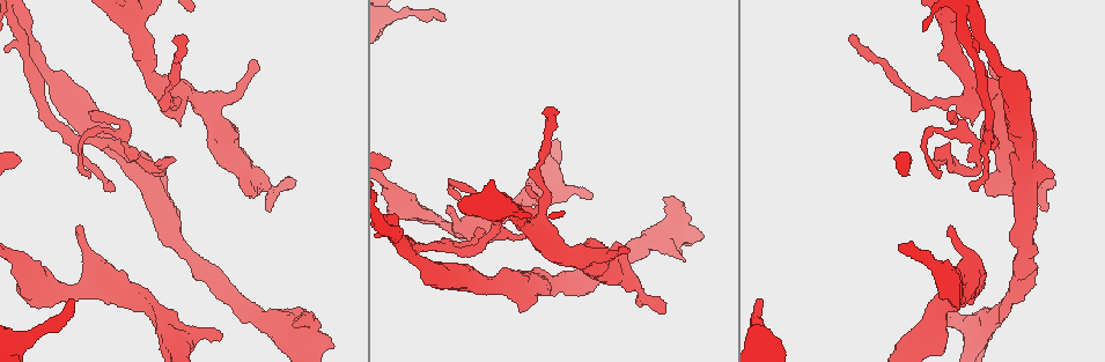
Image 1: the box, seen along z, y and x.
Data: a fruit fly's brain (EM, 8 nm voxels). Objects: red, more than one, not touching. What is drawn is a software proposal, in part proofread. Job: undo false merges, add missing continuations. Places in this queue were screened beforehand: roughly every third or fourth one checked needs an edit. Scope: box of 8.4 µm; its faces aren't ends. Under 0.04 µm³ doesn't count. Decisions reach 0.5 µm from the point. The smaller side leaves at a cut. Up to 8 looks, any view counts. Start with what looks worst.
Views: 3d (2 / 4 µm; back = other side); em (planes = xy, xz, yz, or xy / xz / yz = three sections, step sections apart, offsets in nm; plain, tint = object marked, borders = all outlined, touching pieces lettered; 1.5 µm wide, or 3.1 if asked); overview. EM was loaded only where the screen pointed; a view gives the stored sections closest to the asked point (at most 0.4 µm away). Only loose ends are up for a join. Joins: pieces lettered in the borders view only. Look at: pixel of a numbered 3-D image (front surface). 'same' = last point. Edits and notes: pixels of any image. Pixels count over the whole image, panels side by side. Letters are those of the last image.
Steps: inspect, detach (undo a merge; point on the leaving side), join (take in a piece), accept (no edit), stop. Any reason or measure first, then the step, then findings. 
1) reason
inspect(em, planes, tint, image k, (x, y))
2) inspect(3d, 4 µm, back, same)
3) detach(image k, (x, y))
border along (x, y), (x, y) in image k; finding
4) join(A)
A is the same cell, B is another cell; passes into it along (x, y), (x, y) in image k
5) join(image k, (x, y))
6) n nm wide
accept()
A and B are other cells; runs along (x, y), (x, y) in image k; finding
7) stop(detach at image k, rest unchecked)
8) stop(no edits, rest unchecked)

an open end
inspect(em, planes, borders, image 1, (220, 336))

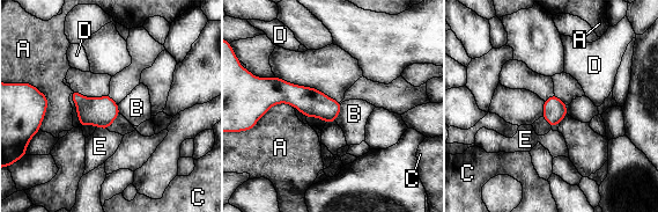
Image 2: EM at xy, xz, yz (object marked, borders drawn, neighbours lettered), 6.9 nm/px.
accept()
A, B, C, D and E are other cells; border along (341, 104), (334, 121) in image 2; no lettered piece goes on from it

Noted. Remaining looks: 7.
an open end
inspect(em, planes, borders, image 1, (447, 207))

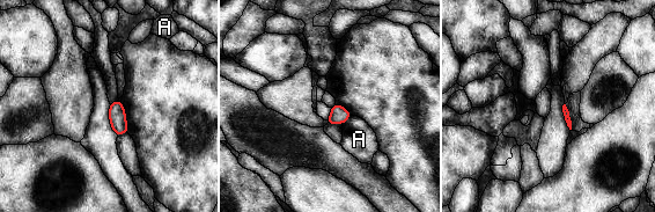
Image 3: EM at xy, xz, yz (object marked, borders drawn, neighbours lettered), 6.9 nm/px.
accept()
A is another cell; border along (351, 115), (341, 124) in image 3; none of them fits

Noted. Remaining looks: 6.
inspect(3d, 4 µm, image 1, (946, 112))

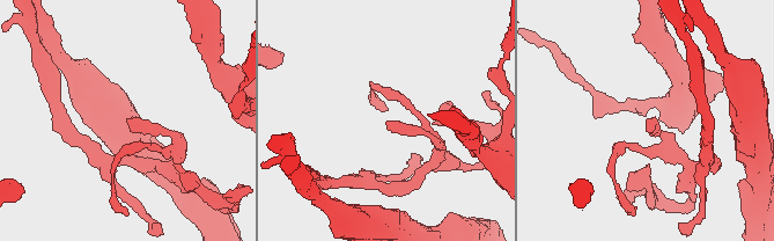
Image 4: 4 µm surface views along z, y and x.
inspect(em, yz, step 4, borders, image 4, (130, 120))

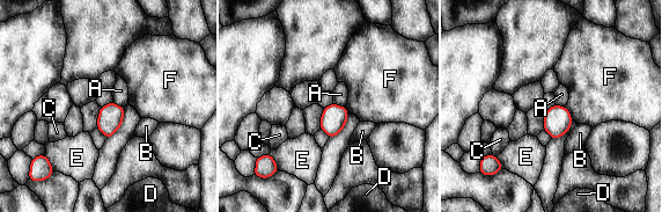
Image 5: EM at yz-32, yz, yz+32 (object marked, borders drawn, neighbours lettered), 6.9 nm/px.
inspect(em, planes, borders, same)

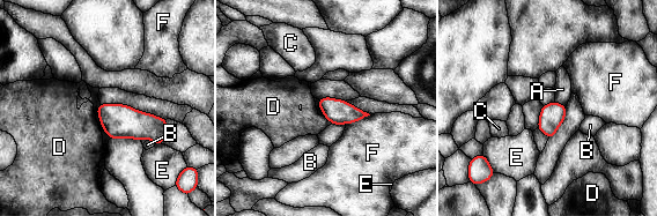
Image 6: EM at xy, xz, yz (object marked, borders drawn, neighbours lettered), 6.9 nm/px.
170 nm wide
accept()
A, B, C, D, E and F are other cells; border along (323, 114), (331, 123) in image 6; no lettered piece goes on from it

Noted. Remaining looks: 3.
stop(no edits, rest unchecked)

